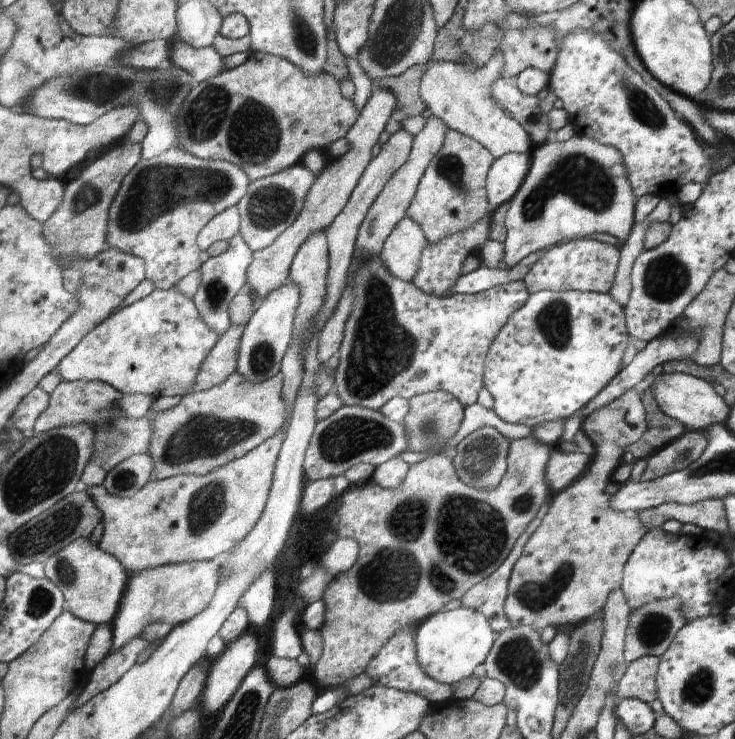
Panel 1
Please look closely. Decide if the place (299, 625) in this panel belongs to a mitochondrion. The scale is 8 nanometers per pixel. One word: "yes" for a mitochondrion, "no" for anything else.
no

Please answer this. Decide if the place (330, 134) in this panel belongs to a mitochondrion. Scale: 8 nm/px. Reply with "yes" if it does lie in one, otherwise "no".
no

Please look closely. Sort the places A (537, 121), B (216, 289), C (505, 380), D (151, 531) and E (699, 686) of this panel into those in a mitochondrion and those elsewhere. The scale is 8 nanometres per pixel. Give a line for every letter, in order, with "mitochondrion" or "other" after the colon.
A: mitochondrion
B: mitochondrion
C: other
D: other
E: mitochondrion

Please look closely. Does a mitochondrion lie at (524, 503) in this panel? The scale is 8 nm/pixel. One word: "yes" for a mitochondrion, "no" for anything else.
yes

